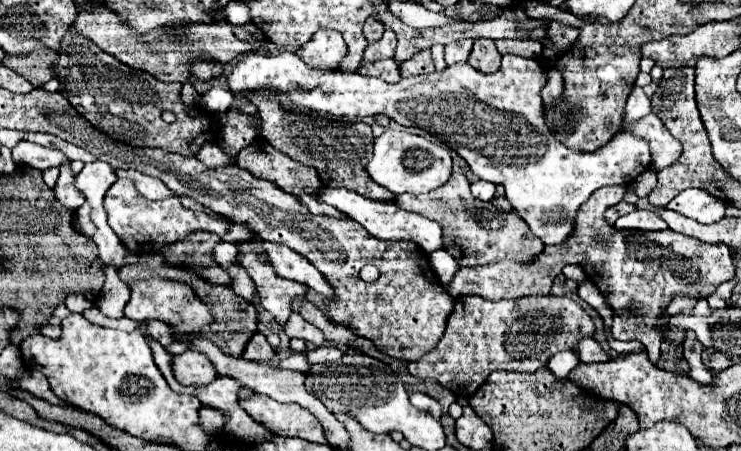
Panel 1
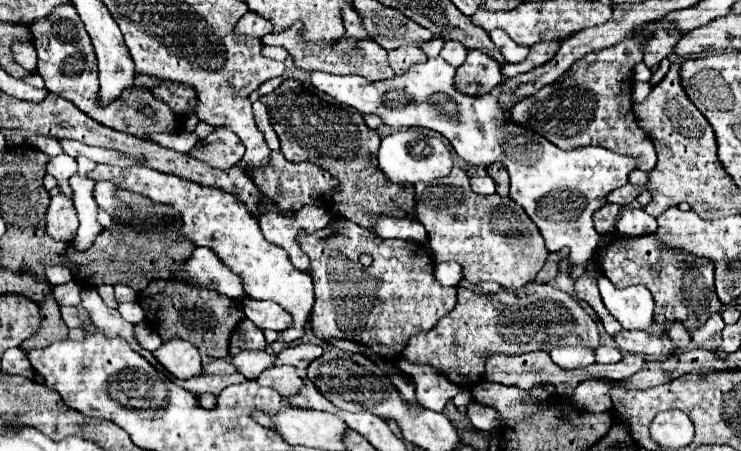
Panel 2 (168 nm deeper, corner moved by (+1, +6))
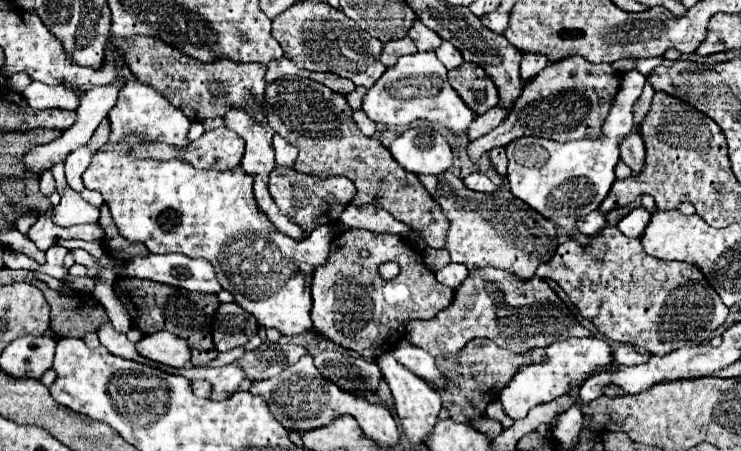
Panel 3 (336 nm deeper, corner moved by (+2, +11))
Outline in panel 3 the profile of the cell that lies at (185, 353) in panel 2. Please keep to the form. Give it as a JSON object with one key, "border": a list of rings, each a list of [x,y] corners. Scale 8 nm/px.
{"border":[[[156,332],[144,336],[136,344],[138,352],[154,362],[172,366],[172,368],[182,368],[190,366],[190,346],[186,340],[180,336],[174,336],[172,332]]]}

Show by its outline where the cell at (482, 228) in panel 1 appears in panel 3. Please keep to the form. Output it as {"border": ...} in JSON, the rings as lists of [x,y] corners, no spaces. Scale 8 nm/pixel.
{"border":[[[448,170],[440,176],[420,176],[420,182],[428,188],[430,196],[440,202],[444,216],[450,220],[444,250],[450,252],[452,262],[464,264],[470,272],[492,266],[522,276],[522,280],[530,280],[536,266],[554,256],[558,246],[554,224],[550,224],[550,220],[536,210],[528,208],[526,202],[516,198],[510,190],[478,194],[468,190],[462,178]]]}

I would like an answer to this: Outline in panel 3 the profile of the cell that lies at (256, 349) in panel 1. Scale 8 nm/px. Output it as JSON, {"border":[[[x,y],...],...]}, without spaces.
{"border":[[[220,304],[214,316],[212,338],[220,352],[244,346],[258,332],[258,322],[238,304]]]}

